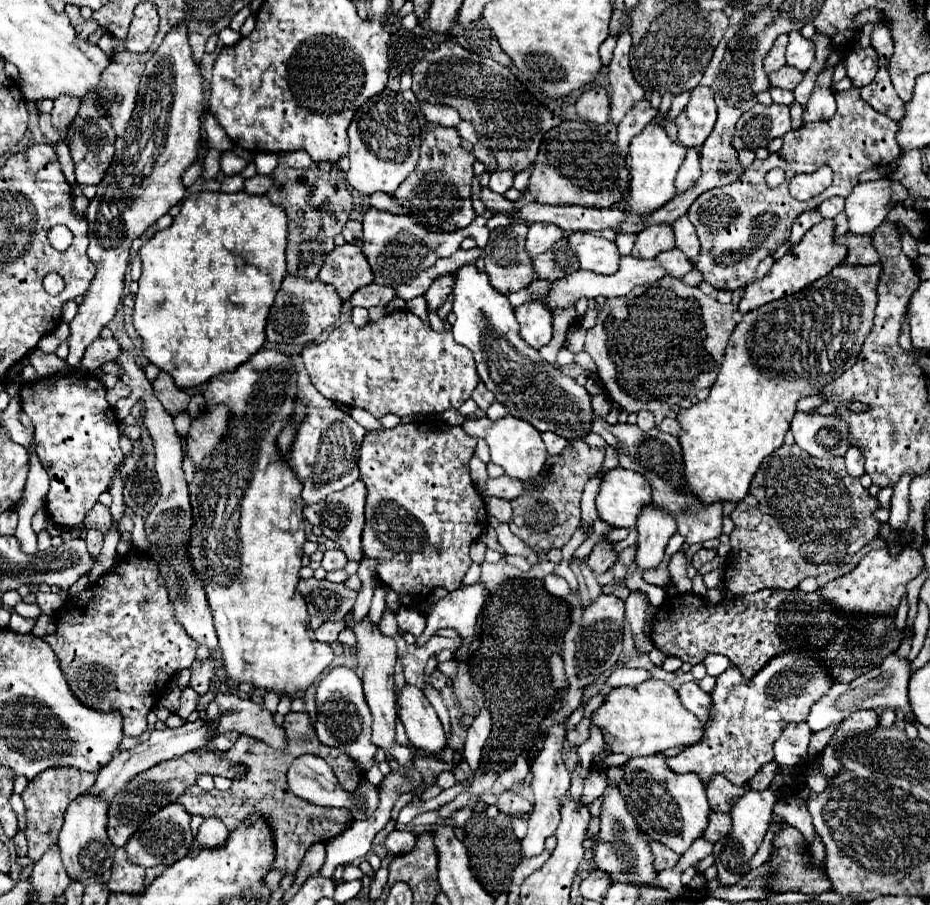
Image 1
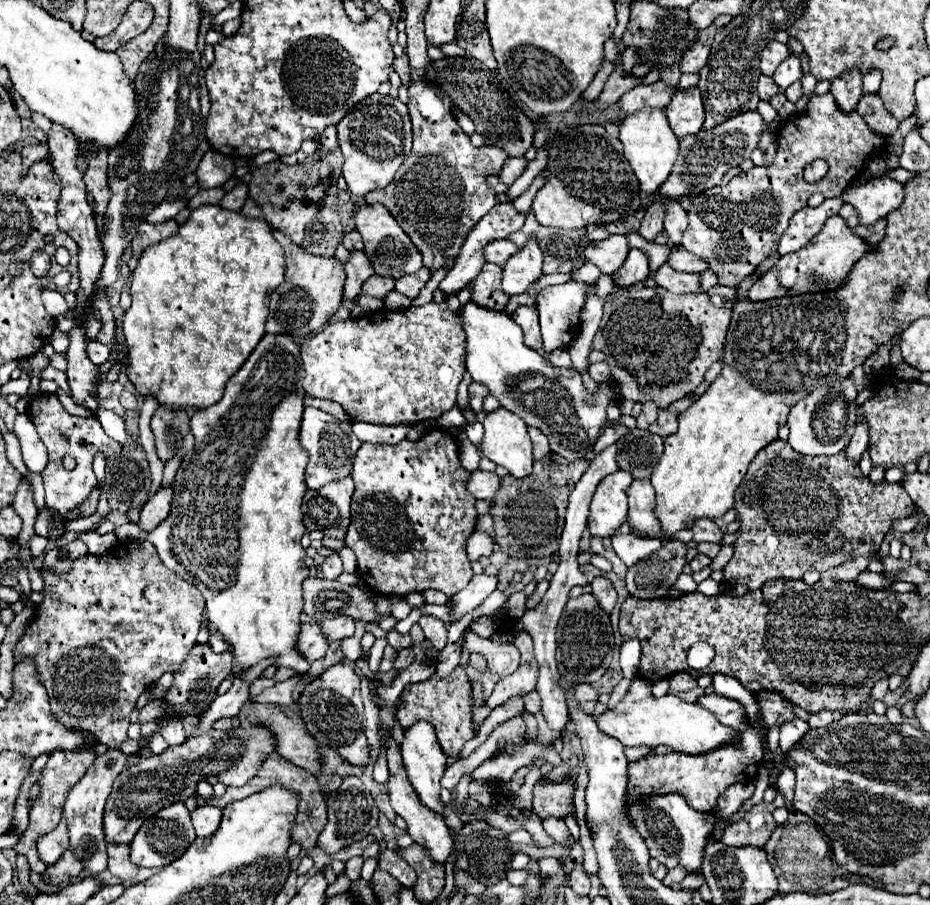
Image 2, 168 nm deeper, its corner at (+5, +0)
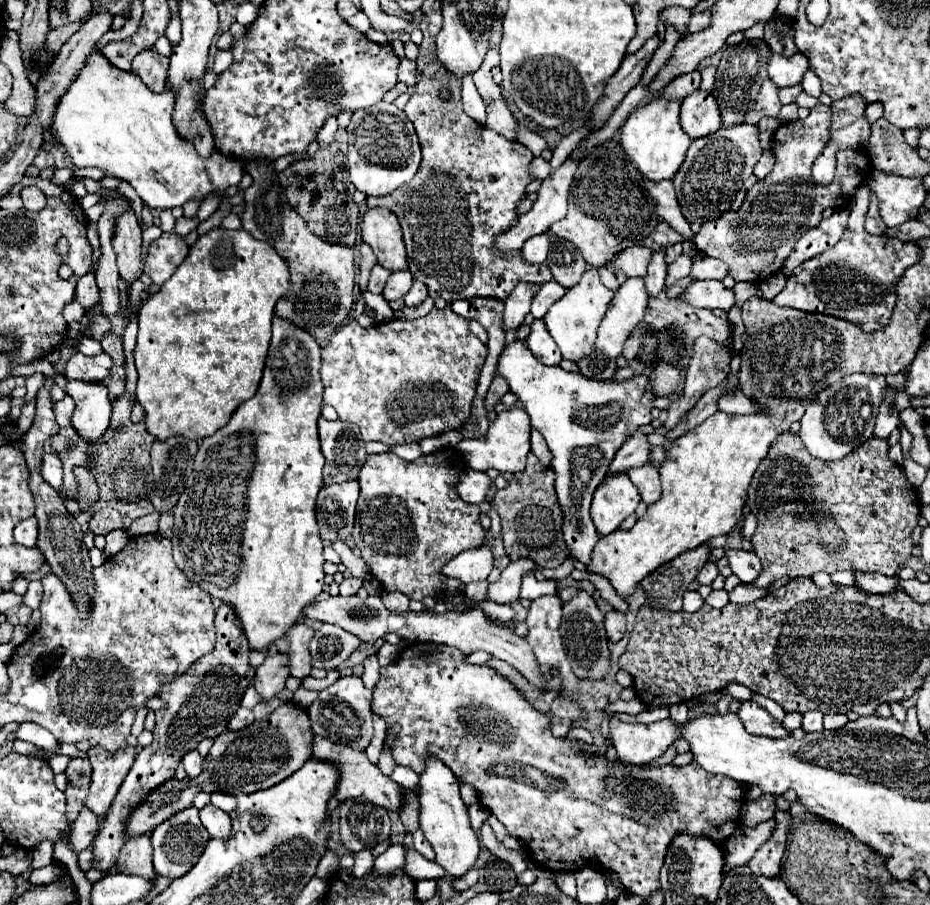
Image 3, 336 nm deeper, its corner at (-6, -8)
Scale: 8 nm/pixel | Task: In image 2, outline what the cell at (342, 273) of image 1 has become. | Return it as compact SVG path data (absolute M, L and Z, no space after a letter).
M350 251L348 261L344 263L344 271L346 271L346 283L344 283L344 299L356 299L356 295L360 293L362 283L374 275L374 271L370 271L370 261L362 251Z

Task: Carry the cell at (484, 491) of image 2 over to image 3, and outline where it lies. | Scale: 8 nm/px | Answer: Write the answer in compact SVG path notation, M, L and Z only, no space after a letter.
M463 471L459 475L459 481L455 485L455 491L459 491L459 497L467 503L481 503L485 501L485 495L489 491L489 485L491 485L491 479L487 477L487 473L483 471Z

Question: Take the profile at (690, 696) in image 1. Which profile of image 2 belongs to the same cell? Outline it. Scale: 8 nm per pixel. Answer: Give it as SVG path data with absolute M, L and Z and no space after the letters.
M712 693L712 695L700 695L694 703L708 709L710 713L714 713L722 725L728 725L738 731L746 729L746 711L738 701Z

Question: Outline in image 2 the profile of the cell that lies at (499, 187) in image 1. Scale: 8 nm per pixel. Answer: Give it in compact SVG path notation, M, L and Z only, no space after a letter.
M508 157L508 161L502 165L502 173L500 173L500 181L506 185L512 185L516 181L516 177L520 177L520 173L526 169L528 161L524 157Z

